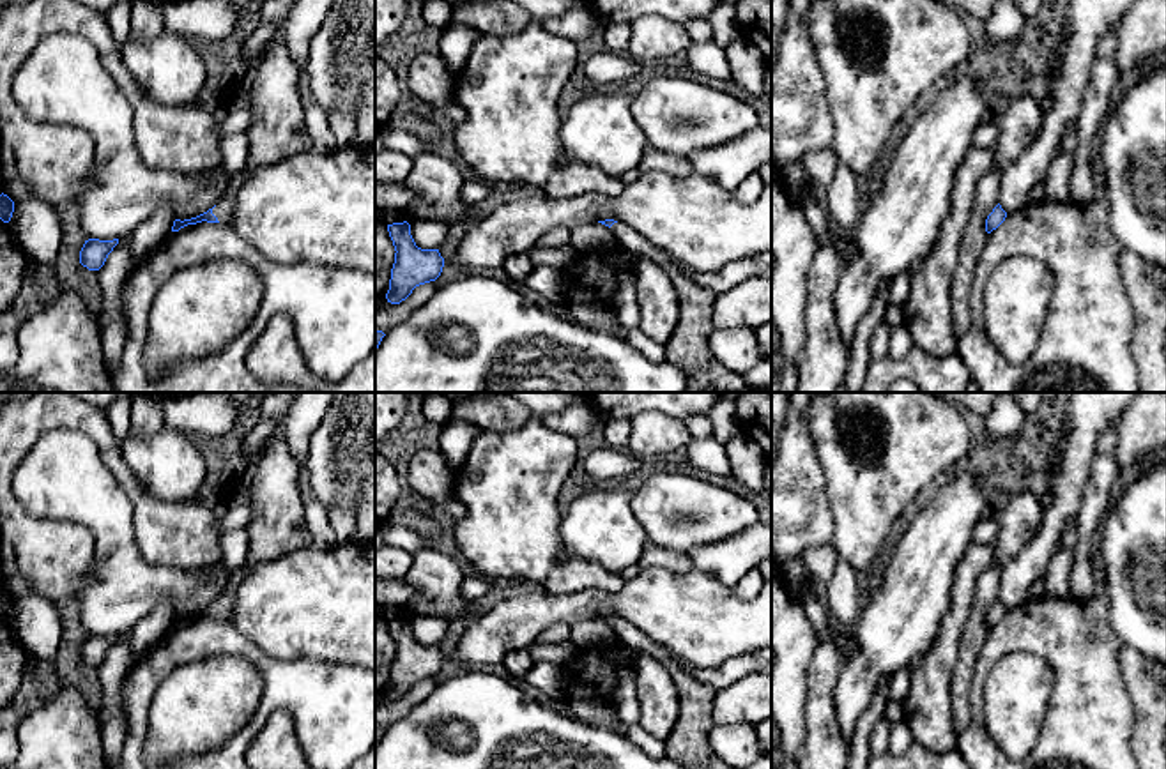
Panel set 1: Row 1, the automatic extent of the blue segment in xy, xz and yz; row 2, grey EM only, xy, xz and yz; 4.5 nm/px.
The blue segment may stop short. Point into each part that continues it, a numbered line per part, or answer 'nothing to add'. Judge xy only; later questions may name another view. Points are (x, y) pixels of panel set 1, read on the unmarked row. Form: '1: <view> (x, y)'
1: xy (276, 527)

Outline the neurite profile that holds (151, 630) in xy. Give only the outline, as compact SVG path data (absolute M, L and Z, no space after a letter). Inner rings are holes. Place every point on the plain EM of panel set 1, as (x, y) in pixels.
M166 603L156 605L150 613L131 631L129 672L150 652L165 636L175 617L175 610Z

